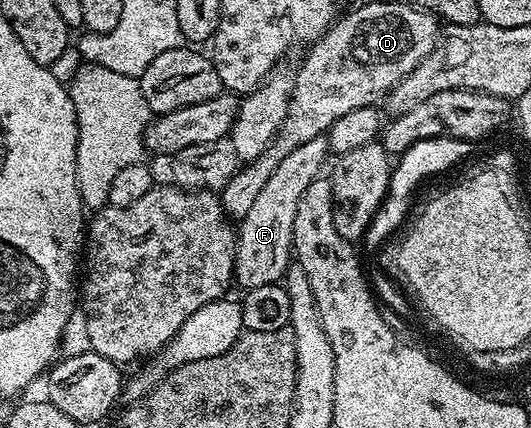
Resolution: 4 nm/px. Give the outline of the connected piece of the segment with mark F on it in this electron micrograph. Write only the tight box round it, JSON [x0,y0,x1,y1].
[234,135,328,290]

